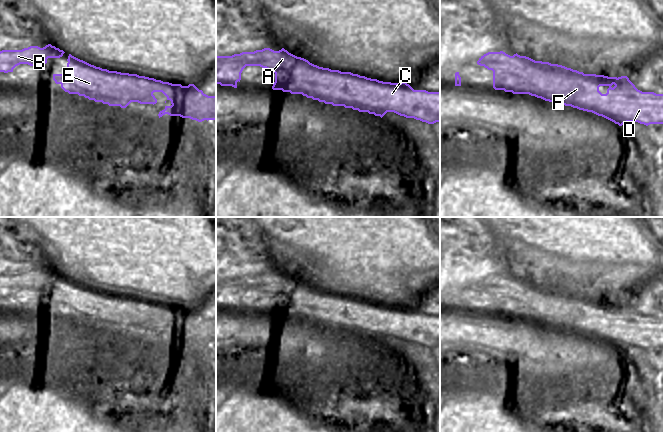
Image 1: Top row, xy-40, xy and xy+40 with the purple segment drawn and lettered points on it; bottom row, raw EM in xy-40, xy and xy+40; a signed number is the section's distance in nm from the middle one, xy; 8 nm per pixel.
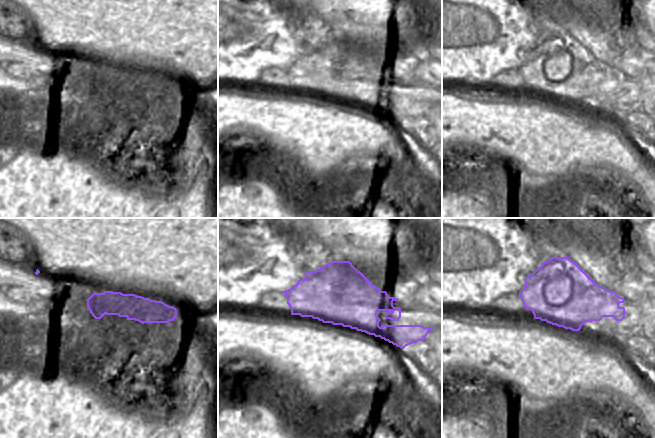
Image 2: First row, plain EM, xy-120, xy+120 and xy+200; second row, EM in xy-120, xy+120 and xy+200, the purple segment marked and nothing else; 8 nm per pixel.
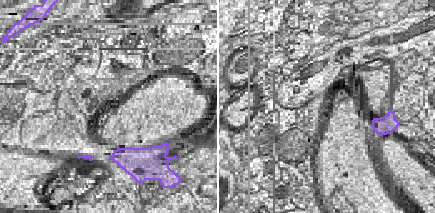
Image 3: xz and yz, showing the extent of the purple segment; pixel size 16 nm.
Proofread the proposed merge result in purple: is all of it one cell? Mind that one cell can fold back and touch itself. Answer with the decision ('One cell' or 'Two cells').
Two cells.

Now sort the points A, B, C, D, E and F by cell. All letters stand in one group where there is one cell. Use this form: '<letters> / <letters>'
A B / C D E F

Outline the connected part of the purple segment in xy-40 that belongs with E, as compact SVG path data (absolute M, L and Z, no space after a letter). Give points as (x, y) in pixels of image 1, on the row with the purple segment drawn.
M80 60L78 66L74 70L70 70L69 63L67 63L67 70L64 72L63 78L68 78L75 85L75 94L84 96L95 102L108 104L109 106L126 108L131 102L154 105L157 103L157 99L153 93L162 92L167 97L167 100L171 101L172 105L165 106L165 109L159 112L159 118L168 114L170 116L190 118L198 122L216 120L216 96L204 94L203 91L199 90L194 84L182 86L181 84L163 82L137 74L109 71L91 65L83 60Z

